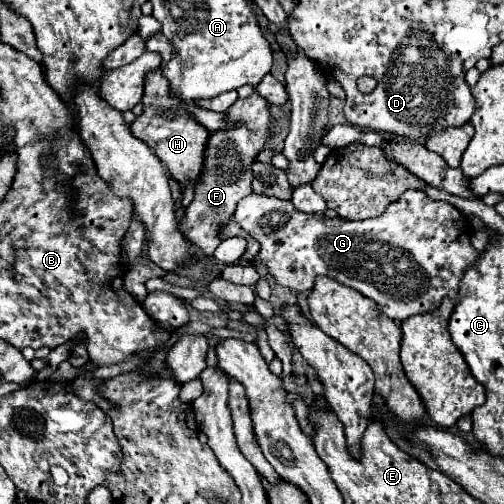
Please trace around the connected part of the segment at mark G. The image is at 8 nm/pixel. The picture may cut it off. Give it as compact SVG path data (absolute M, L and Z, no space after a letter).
M421 190L405 192L401 200L391 204L383 216L361 222L349 222L339 216L325 218L323 214L305 214L291 202L251 194L237 204L233 220L261 244L261 252L257 254L259 262L267 268L277 284L295 292L309 292L315 278L323 274L375 300L381 310L397 322L437 310L441 300L447 296L459 300L459 284L463 274L479 258L479 252L471 244L471 228L461 210L449 202L433 200Z

